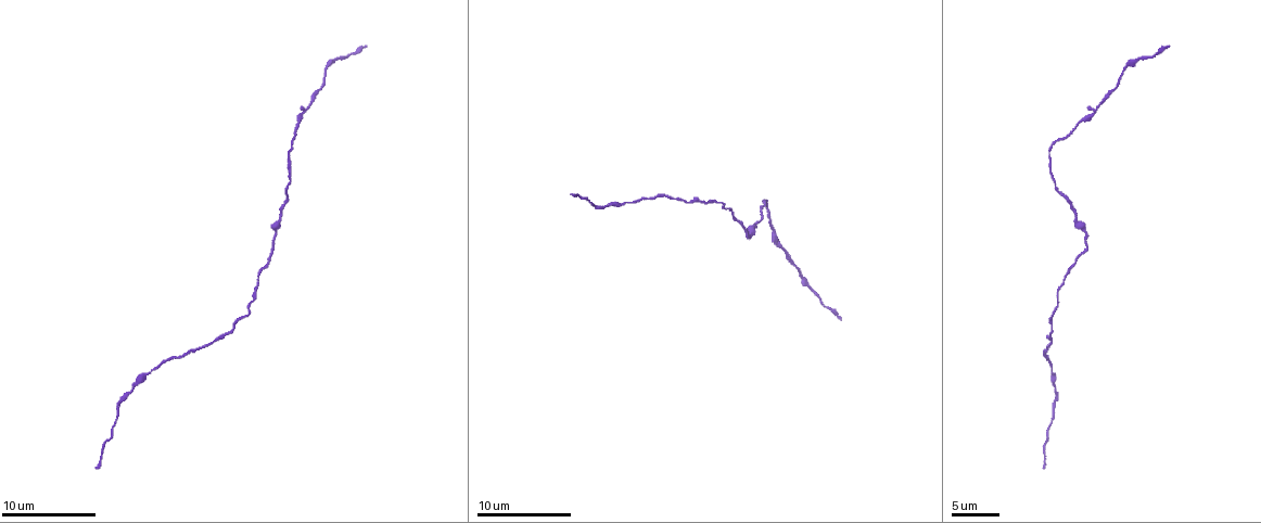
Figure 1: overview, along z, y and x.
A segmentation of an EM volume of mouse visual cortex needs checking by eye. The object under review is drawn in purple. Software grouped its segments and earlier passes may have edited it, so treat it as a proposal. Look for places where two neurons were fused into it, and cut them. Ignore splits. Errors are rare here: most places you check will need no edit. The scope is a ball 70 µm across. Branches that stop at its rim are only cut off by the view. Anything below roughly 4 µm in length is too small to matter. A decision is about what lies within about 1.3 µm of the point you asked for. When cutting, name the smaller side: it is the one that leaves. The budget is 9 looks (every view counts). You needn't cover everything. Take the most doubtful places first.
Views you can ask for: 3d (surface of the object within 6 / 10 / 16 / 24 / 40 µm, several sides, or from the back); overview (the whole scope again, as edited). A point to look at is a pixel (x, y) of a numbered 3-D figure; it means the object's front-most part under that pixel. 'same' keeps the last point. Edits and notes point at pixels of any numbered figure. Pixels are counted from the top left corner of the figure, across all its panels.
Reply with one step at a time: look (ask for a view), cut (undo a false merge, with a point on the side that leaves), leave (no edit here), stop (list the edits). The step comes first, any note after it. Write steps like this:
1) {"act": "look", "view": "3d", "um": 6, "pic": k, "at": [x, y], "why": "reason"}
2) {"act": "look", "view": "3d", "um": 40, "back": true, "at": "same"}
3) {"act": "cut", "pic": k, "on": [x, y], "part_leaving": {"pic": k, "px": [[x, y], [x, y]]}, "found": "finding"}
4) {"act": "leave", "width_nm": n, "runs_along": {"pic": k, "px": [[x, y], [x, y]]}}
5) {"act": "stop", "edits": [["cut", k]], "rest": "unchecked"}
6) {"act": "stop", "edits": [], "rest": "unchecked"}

{"act": "look", "view": "3d", "um": 10, "pic": 1, "at": [338, 57], "why": "thick turns thin"}

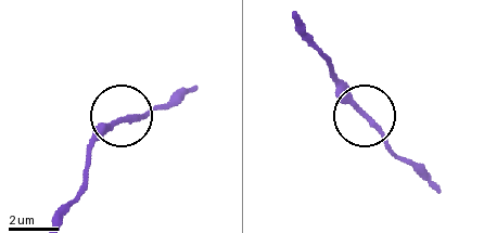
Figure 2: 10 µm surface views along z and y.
{"act": "look", "view": "3d", "um": 10, "back": true, "pic": 2, "at": [365, 116], "why": "other side"}

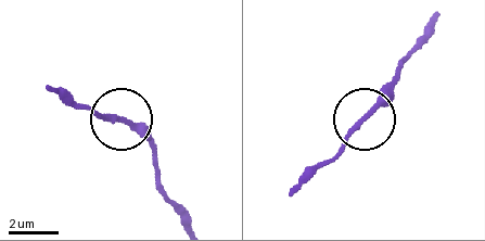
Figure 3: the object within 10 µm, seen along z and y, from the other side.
{"act": "leave", "width_nm": 200, "runs_along": {"pic": 3, "px": [[190, 218], [163, 188], [152, 150], [129, 125], [76, 106]]}, "found": "one neuron here"}

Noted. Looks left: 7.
{"act": "look", "view": "3d", "um": 6, "pic": 1, "at": [132, 393], "why": "narrows sharply"}

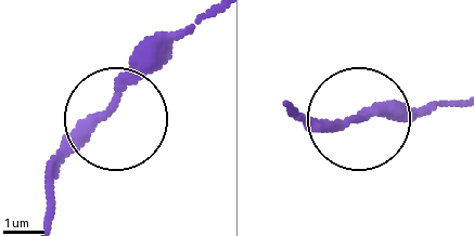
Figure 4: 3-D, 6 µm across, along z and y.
{"act": "look", "view": "3d", "um": 6, "back": true, "pic": 4, "at": [353, 121]}

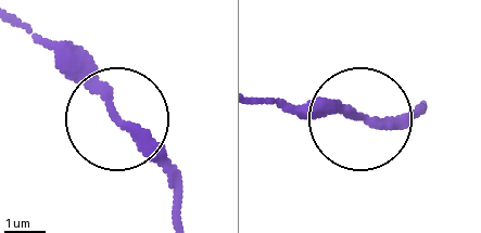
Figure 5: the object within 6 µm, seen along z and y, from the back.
{"act": "leave", "width_nm": 190, "runs_along": {"pic": 5, "px": [[260, 98], [359, 118], [422, 112]]}, "found": "one neuron here"}

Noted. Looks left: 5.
{"act": "look", "view": "3d", "um": 6, "pic": 1, "at": [279, 215], "why": "sudden change in width"}

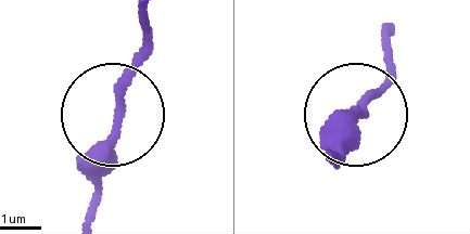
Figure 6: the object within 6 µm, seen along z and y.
{"act": "leave", "runs_along": {"pic": 6, "px": [[86, 217], [119, 81], [148, 34]]}, "found": "continuous, no second neuron"}

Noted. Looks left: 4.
{"act": "look", "view": "3d", "um": 6, "pic": 1, "at": [773, 228], "why": "sudden change in width"}

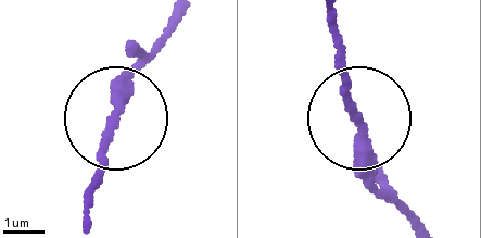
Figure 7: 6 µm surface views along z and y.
{"act": "leave", "runs_along": {"pic": 7, "px": [[88, 208], [137, 62]]}, "found": "continuous, no second neuron"}

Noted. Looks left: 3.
{"act": "stop", "edits": [], "rest": "unchecked"}

